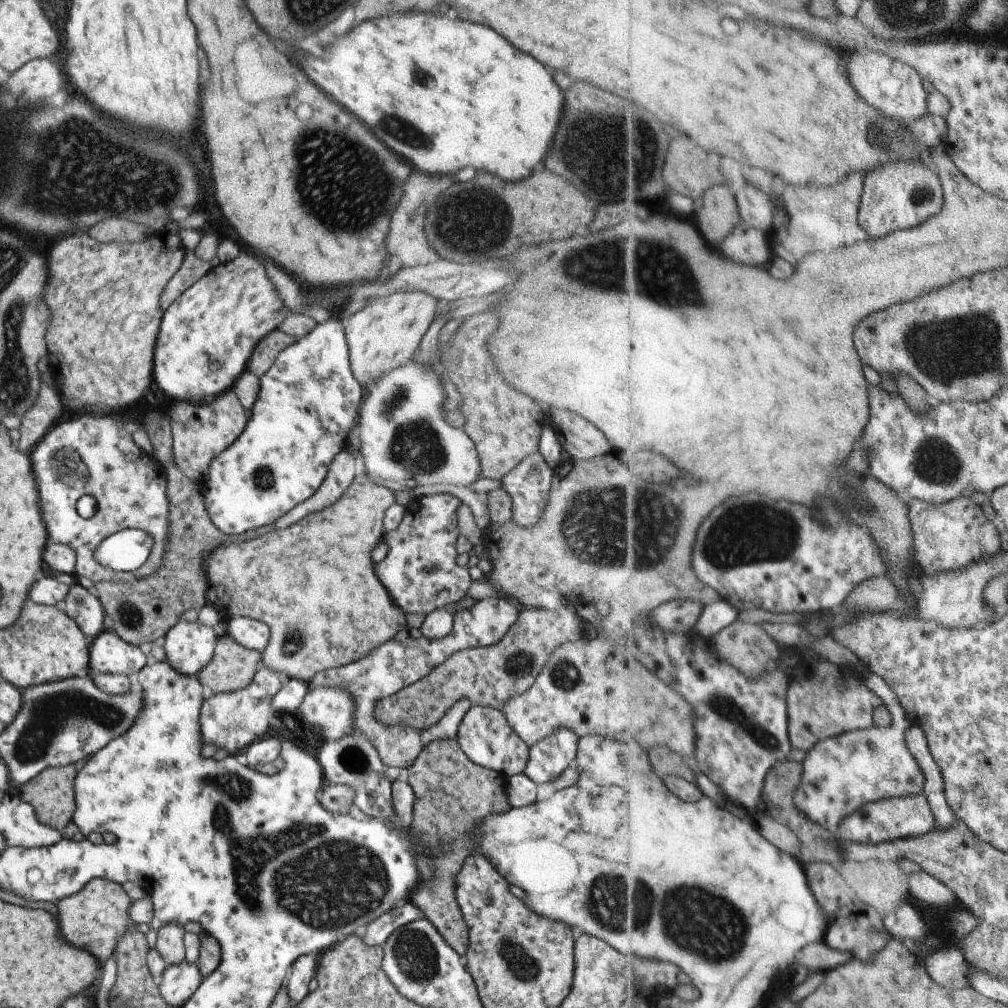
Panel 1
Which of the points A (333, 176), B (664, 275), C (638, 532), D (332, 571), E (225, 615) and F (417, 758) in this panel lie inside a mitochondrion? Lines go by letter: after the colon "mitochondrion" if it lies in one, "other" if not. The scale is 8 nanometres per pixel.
A: mitochondrion
B: mitochondrion
C: mitochondrion
D: other
E: other
F: other

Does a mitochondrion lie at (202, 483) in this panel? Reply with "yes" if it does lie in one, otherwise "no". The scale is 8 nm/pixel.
no

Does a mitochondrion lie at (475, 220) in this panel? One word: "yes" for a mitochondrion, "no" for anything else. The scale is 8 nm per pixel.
yes

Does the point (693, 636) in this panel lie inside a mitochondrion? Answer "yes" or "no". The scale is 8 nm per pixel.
no

